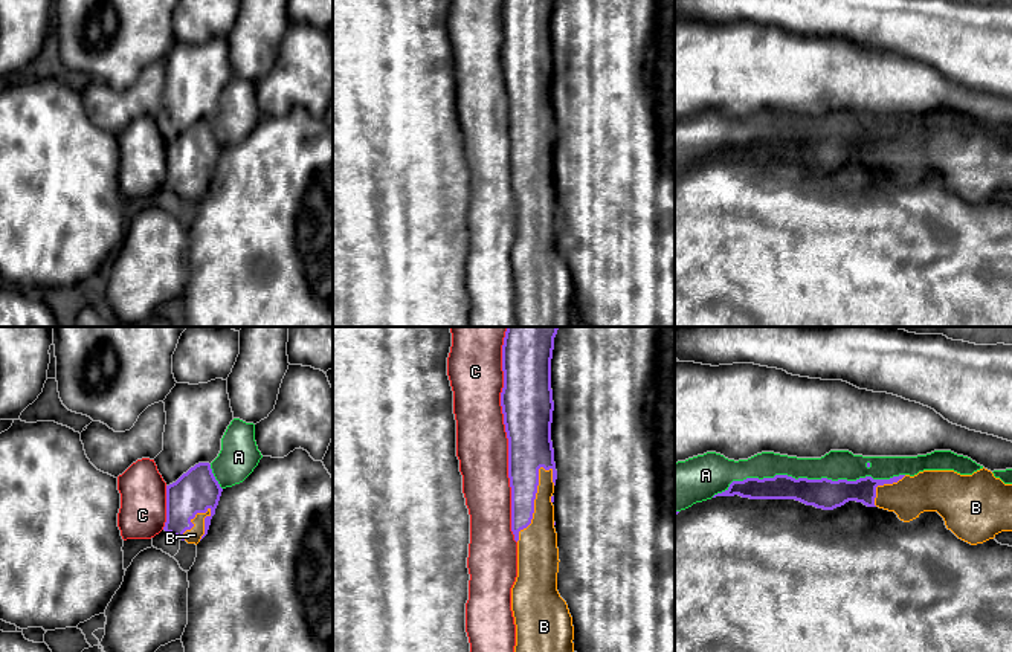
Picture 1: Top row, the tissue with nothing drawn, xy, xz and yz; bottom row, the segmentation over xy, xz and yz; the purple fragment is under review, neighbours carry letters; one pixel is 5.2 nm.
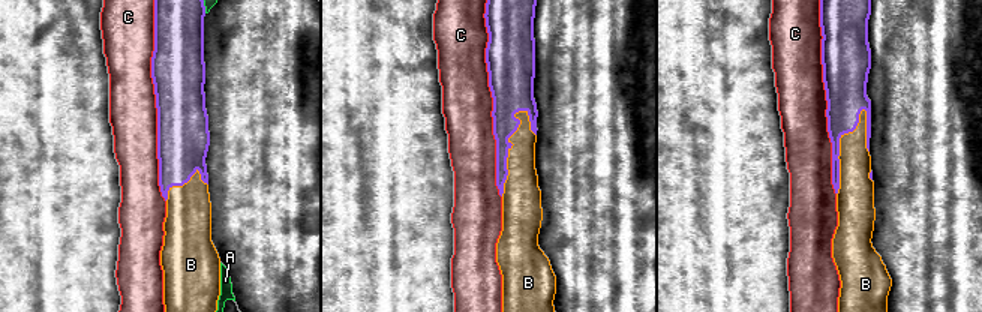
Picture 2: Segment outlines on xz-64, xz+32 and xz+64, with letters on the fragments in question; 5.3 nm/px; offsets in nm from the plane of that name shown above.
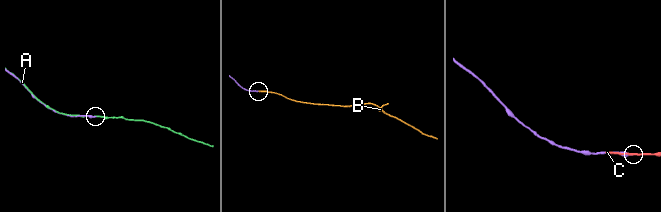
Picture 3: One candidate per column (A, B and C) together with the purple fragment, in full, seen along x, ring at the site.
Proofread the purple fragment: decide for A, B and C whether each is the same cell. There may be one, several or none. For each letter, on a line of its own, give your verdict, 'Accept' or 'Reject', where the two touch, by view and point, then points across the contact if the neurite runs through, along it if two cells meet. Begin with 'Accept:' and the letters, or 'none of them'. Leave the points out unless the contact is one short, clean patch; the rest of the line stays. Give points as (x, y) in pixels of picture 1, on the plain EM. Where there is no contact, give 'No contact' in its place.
Accept: B
A: Reject. Touches purple at yz (806, 136)
B: Accept. Touches purple at xz (535, 156)
C: Reject. Touches purple at xz (509, 101)

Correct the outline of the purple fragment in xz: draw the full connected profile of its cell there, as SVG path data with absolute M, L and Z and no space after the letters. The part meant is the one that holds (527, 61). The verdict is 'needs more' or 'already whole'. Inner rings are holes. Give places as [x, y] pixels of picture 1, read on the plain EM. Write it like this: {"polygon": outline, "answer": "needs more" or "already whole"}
{"polygon": "M504 0L504 46L501 64L508 96L508 136L511 145L511 189L517 200L517 235L511 246L516 282L517 327L569 327L574 284L566 260L557 249L559 206L554 180L557 128L551 99L554 0Z", "answer": "needs more"}

